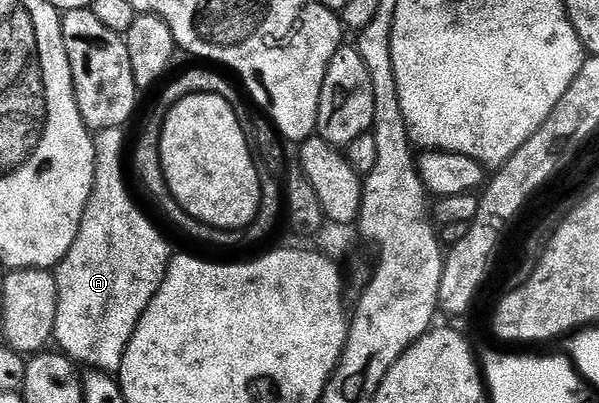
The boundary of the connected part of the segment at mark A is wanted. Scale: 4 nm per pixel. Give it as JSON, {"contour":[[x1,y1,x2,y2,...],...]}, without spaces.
{"contour":[[102,129,96,134,96,165,89,201,81,216,80,225,66,255,55,266,57,279,57,314,52,340,56,348,70,361,93,371,116,374,123,363,125,347,143,311,157,294,157,288,169,268,171,252,161,233,133,206,125,181,121,178,121,152,125,149,125,137,121,129]]}

